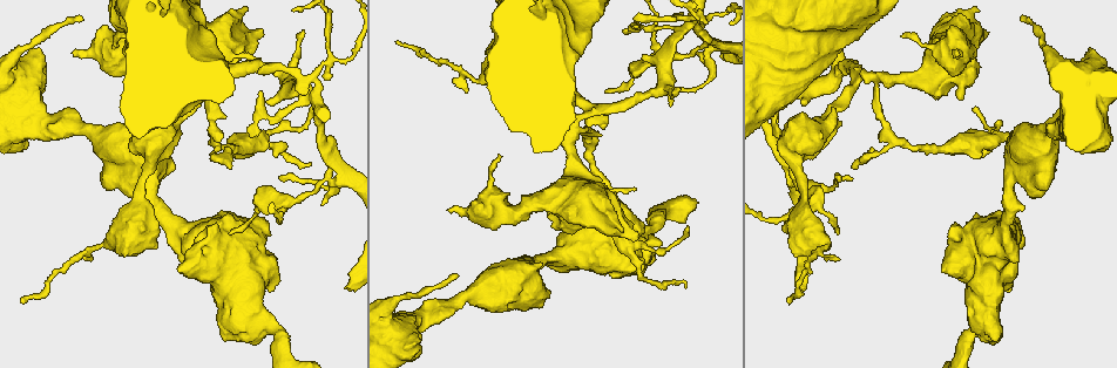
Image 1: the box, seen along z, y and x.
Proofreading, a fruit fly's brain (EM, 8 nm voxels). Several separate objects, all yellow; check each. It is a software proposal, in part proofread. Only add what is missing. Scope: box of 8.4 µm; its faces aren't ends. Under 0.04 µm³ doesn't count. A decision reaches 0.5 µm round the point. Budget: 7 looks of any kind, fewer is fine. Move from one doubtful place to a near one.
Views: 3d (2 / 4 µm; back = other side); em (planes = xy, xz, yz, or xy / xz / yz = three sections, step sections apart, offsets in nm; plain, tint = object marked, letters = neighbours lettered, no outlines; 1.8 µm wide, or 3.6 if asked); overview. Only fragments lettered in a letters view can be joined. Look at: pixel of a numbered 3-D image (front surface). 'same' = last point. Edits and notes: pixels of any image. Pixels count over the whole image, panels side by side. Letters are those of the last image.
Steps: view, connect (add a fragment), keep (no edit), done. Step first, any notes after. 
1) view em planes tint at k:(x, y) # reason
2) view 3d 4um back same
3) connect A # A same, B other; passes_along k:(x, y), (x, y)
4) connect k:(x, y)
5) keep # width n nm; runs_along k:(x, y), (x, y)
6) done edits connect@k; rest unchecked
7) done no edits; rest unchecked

view em planes letters at 1:(310, 163) # branch stops here

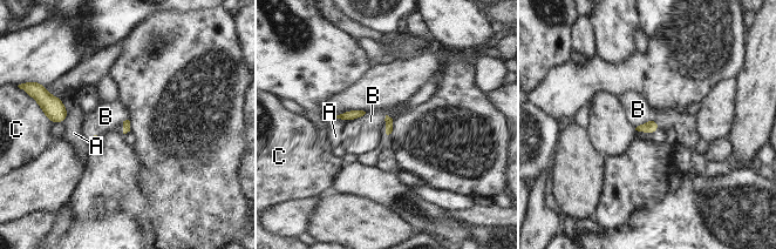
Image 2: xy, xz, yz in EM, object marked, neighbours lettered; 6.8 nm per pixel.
keep # longest_contact A 170 nm; A other, B other, C other; no lettered fragment goes on from it

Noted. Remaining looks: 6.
view 3d 4um at 1:(498, 155) # an open end

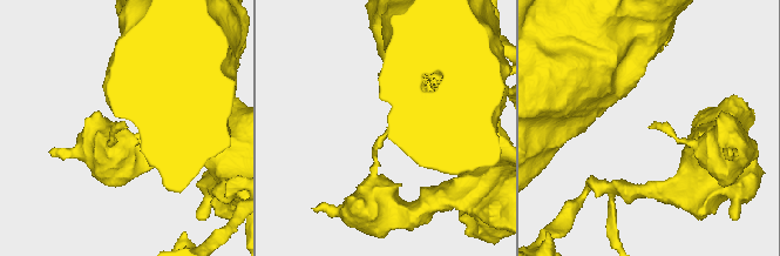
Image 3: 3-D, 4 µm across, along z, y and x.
view em yz step 16 letters at 3:(651, 128)

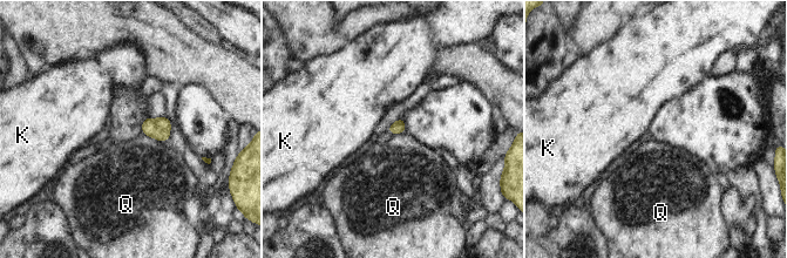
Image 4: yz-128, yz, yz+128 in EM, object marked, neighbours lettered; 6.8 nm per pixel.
keep # longest_contact Q 170 nm; K other, Q other; border 4:(142, 133), (163, 143); none of them fits

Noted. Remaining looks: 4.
view 3d 4um at 1:(315, 97) # abrupt turn

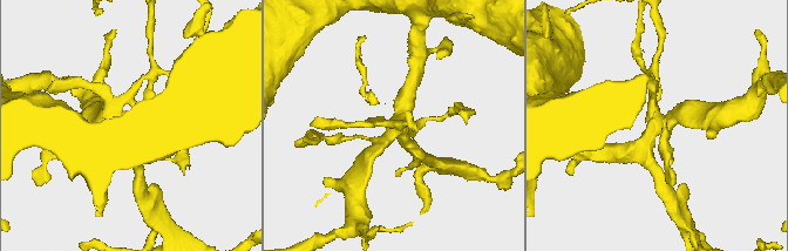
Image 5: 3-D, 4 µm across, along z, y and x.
view em planes letters at 5:(390, 133) # shape alone is not enough

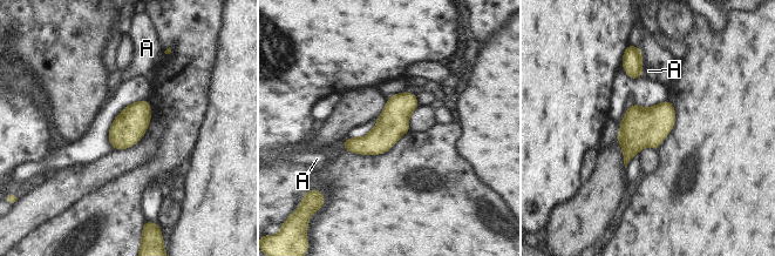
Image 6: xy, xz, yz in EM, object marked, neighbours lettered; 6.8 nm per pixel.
keep # A other; border 6:(641, 71), (644, 75); none of them fits

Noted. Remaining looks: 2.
done no edits; rest unchecked

